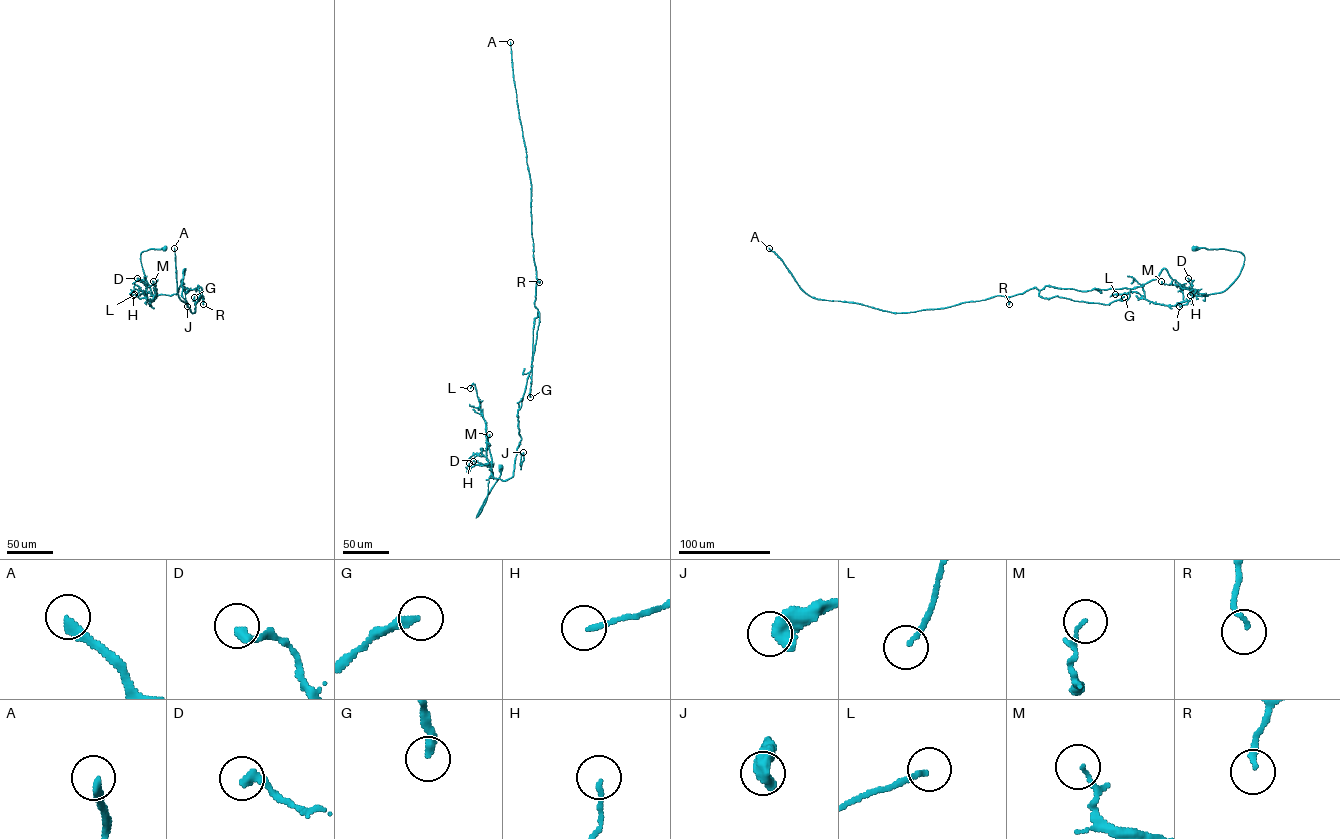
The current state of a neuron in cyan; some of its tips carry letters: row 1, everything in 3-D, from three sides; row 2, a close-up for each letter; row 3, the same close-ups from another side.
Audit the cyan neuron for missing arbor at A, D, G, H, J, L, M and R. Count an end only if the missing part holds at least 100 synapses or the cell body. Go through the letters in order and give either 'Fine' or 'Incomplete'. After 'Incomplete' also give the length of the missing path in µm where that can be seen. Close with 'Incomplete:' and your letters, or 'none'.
A: Incomplete. Missing length about 120 µm
D: Fine
G: Fine
H: Fine
J: Fine
L: Fine
M: Fine
R: Fine
Incomplete: A

